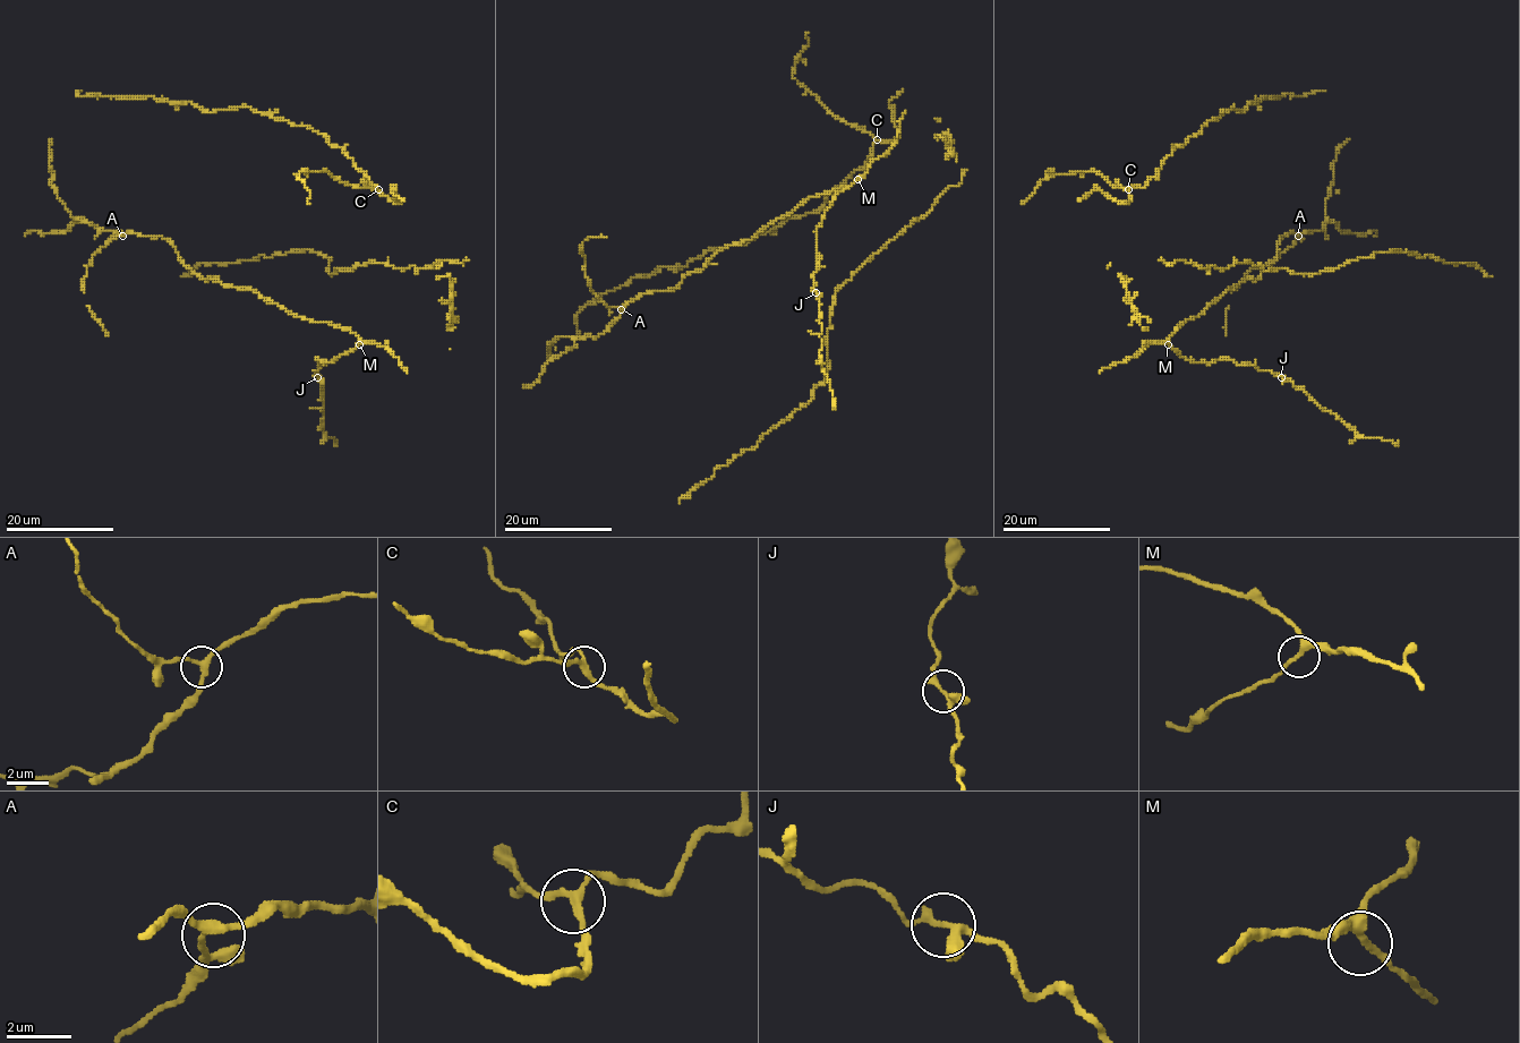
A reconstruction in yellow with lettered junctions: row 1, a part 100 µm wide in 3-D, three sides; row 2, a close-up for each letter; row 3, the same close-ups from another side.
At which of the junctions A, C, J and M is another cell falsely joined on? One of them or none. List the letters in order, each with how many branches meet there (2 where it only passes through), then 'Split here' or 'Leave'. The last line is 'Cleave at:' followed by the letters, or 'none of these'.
A: Branches: 3. Leave
C: Branches: 3. Leave
J: Branches: 3. Leave
M: Branches: 3. Leave
Cleave at: none of these

